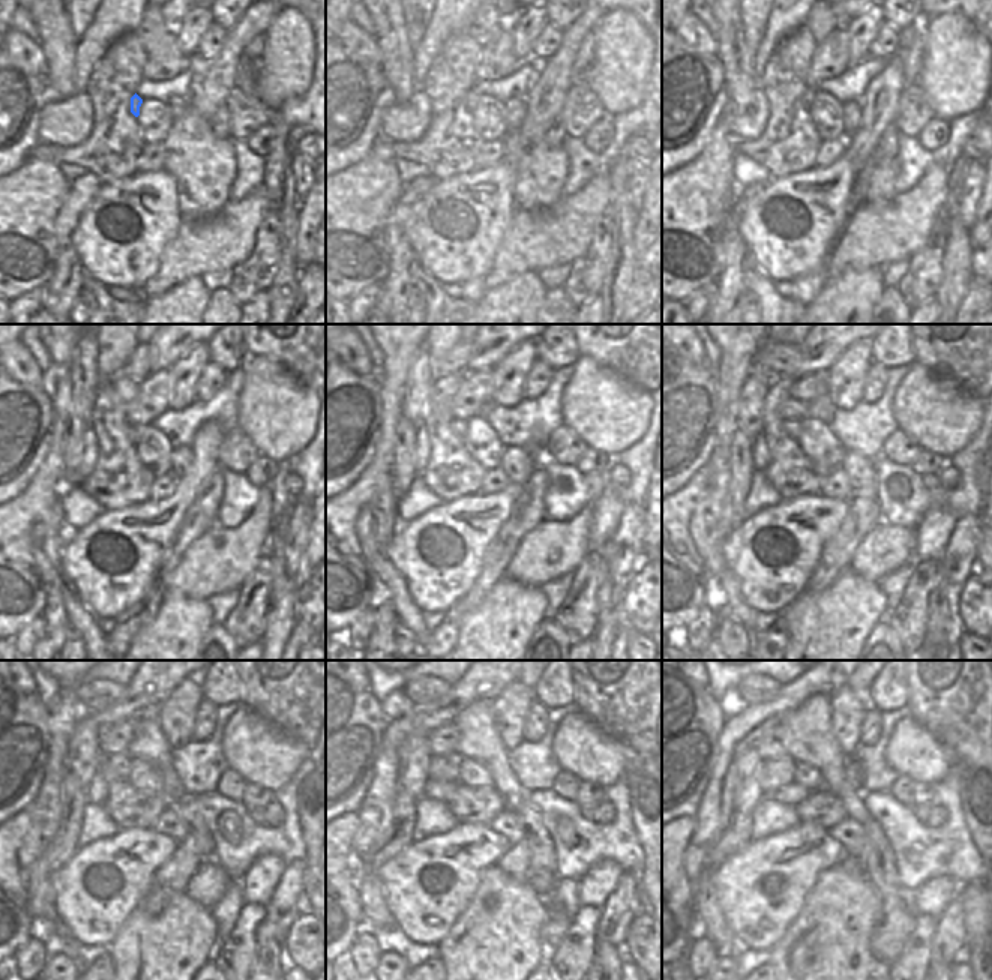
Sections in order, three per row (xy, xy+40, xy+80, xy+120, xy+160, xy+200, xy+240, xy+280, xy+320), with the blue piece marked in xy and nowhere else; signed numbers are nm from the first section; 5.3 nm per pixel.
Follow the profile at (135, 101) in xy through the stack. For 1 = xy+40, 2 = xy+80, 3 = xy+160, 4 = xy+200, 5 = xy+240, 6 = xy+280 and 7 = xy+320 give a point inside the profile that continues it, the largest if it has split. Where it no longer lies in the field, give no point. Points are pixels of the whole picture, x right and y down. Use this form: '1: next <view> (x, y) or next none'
1: next xy+40 (471, 98)
2: next xy+80 (808, 96)
3: next xy+160 (458, 426)
4: next xy+200 (793, 428)
5: next xy+240 (117, 767)
6: next xy+280 (446, 769)
7: next xy+320 (779, 772)

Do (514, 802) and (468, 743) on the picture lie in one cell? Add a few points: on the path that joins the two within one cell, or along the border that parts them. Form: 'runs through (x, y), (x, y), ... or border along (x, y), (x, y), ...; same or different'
runs through (508, 787), (499, 769), (483, 754); same

